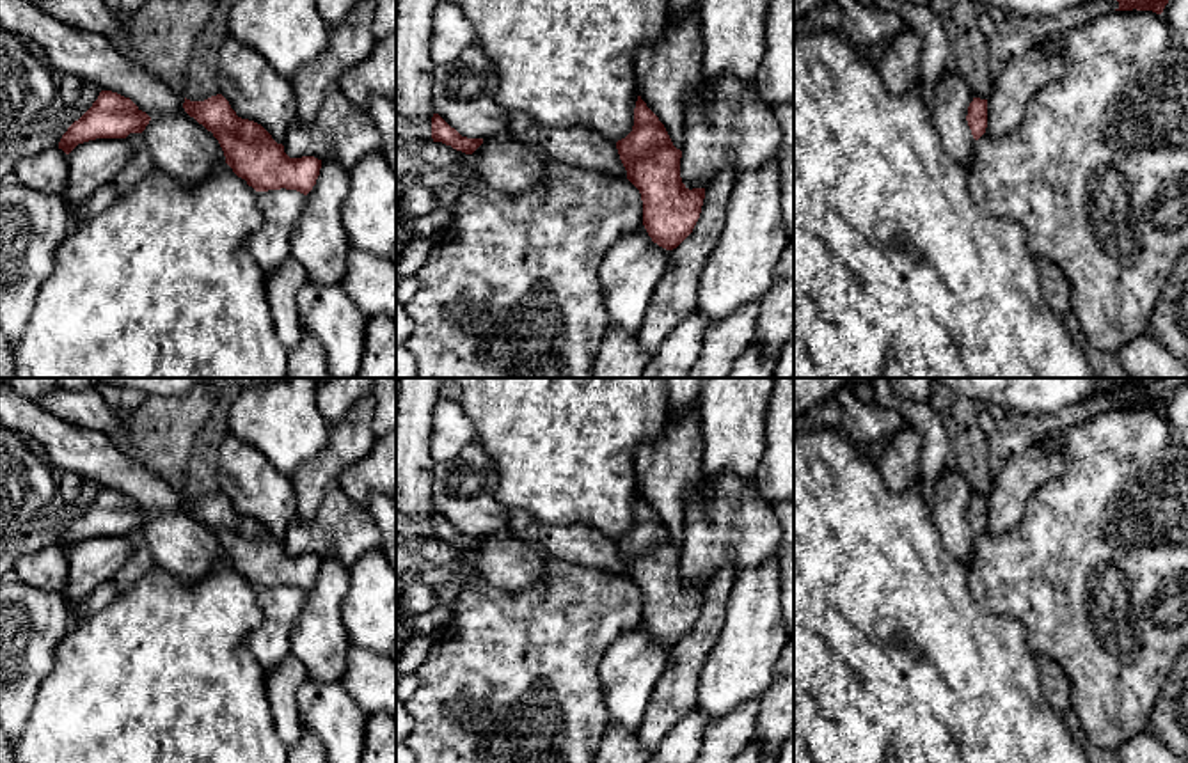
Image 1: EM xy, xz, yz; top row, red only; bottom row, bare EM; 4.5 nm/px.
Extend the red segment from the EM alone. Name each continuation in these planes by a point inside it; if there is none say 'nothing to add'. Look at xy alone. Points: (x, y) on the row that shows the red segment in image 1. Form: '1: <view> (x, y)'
nothing to add

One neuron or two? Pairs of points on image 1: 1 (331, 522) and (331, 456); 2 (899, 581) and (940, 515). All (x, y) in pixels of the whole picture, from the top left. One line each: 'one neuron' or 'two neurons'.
1: two neurons
2: two neurons

